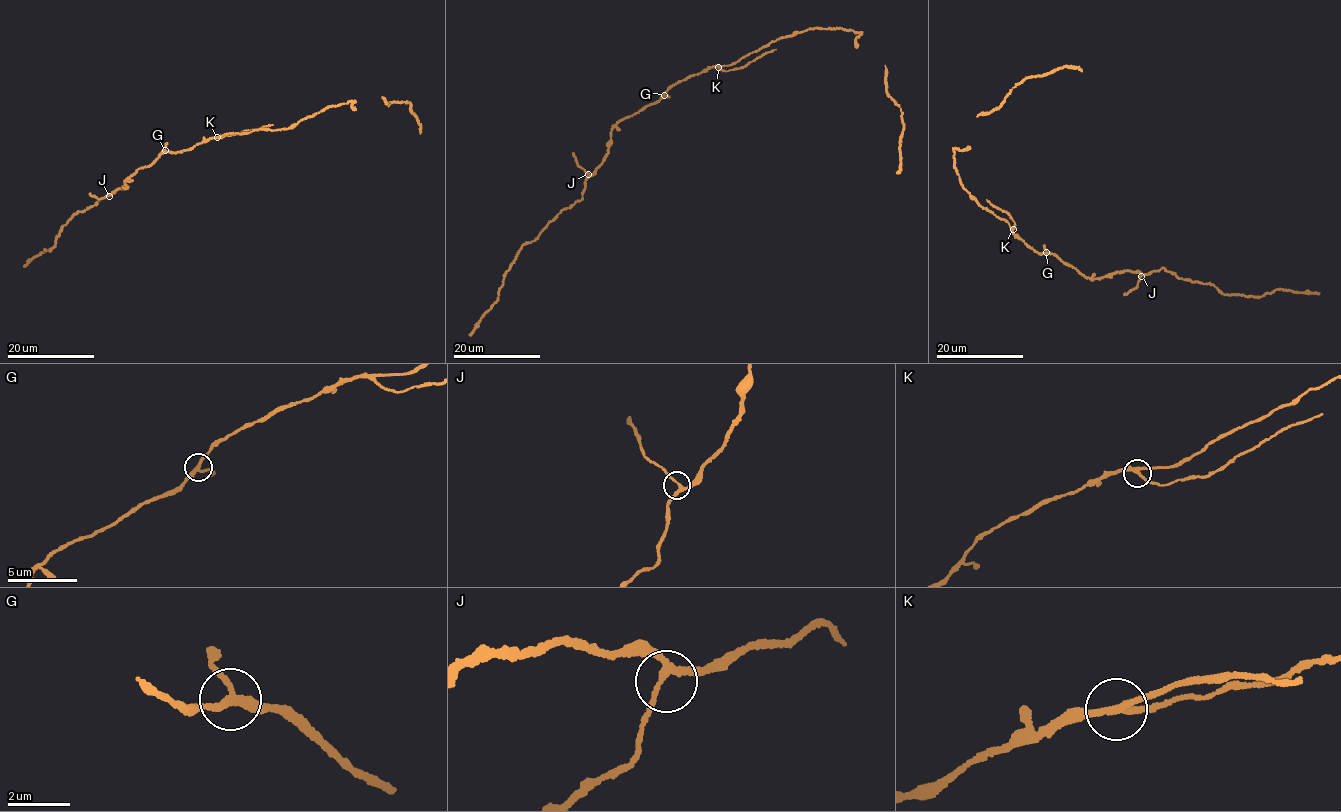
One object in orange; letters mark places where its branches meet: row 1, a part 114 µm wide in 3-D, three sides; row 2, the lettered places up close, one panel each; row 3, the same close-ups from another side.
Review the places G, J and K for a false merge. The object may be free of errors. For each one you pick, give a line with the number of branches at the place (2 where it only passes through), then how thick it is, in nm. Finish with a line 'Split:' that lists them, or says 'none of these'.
K: 3 | 220 nm
Split: K

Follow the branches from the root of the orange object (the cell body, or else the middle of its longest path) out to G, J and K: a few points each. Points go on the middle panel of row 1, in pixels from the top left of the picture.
G: (690, 76), (668, 87), (664, 95)
J: (690, 76), (668, 87), (656, 102), (619, 121), (611, 131), (611, 142), (601, 164), (588, 174)
K: (690, 76), (710, 67), (718, 67)

